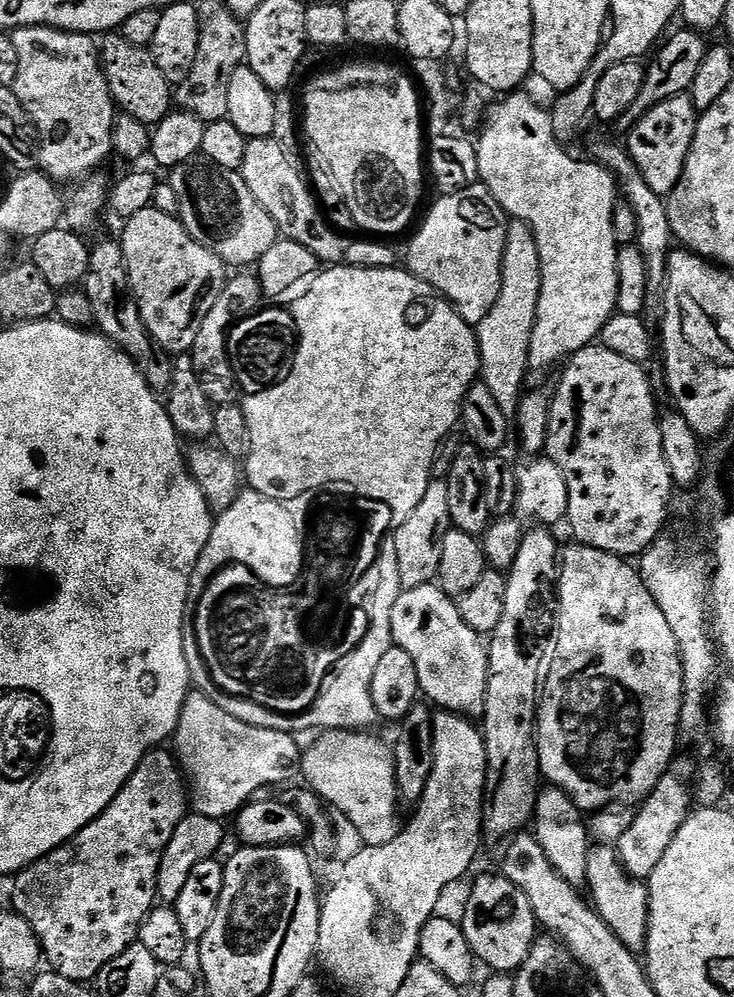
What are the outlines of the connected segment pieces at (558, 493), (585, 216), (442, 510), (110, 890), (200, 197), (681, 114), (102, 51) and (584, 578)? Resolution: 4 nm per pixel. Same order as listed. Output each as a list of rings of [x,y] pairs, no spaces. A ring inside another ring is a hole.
[[[528,458],[524,465],[519,465],[516,481],[518,482],[518,498],[516,499],[516,507],[514,515],[509,514],[503,518],[496,518],[489,523],[487,531],[482,536],[482,543],[484,546],[484,559],[493,568],[507,570],[511,568],[512,563],[516,560],[518,554],[518,546],[520,540],[525,534],[526,524],[520,520],[532,520],[528,522],[535,522],[540,526],[553,526],[565,519],[568,515],[568,495],[566,494],[566,478],[562,474],[562,470],[550,459],[547,458]]]
[[[505,95],[501,99],[504,100],[501,104],[496,104],[493,108],[491,105],[487,109],[486,123],[479,129],[479,131],[481,130],[480,140],[477,139],[475,141],[475,146],[478,154],[478,170],[480,171],[479,183],[490,190],[490,194],[502,205],[512,220],[523,220],[525,224],[531,226],[534,238],[538,242],[540,269],[542,270],[542,290],[538,294],[538,314],[534,322],[534,330],[530,334],[530,354],[528,355],[529,369],[536,373],[546,371],[551,364],[558,363],[557,365],[559,365],[561,362],[567,361],[578,350],[582,350],[588,347],[589,344],[599,341],[602,326],[606,326],[606,322],[610,322],[610,318],[617,313],[618,270],[616,267],[618,266],[618,237],[616,234],[615,214],[618,203],[618,180],[603,164],[593,162],[588,158],[586,160],[575,160],[568,153],[569,149],[561,144],[559,138],[554,134],[554,126],[552,125],[549,109],[547,107],[539,108],[530,97],[520,95]]]
[[[433,479],[426,486],[426,494],[422,494],[422,499],[419,500],[417,508],[411,512],[410,518],[395,525],[396,533],[391,537],[394,550],[398,550],[398,574],[402,578],[404,589],[433,583],[439,577],[442,542],[452,527],[447,479]]]
[[[167,747],[145,754],[122,790],[77,836],[17,872],[12,884],[11,907],[30,922],[40,940],[47,967],[71,980],[95,981],[96,975],[139,937],[146,914],[157,903],[159,864],[171,836],[190,812],[190,797],[179,763]]]
[[[203,158],[187,160],[185,164],[179,164],[171,169],[170,182],[174,186],[174,191],[178,193],[178,206],[180,211],[178,219],[184,225],[186,231],[202,246],[206,246],[218,258],[222,258],[229,266],[256,266],[259,265],[262,254],[270,250],[278,239],[278,229],[270,214],[262,210],[258,198],[250,194],[250,186],[242,178],[239,170],[234,168],[223,168],[217,164],[210,164]]]
[[[685,94],[666,98],[666,102],[658,102],[658,106],[651,108],[627,129],[626,149],[636,164],[637,173],[651,190],[663,198],[674,191],[678,182],[684,178],[684,167],[694,142],[697,119],[698,113],[691,95]]]
[[[108,34],[103,37],[99,49],[100,62],[104,66],[104,77],[117,109],[125,116],[138,118],[138,122],[155,126],[166,118],[174,108],[174,86],[158,70],[158,62],[154,62],[151,51],[136,46],[123,34]],[[104,40],[104,44],[103,44]]]
[[[569,544],[569,548],[563,549],[558,577],[559,587],[568,591],[568,636],[561,638],[560,656],[554,657],[553,660],[551,657],[547,661],[546,671],[542,676],[542,695],[539,697],[536,710],[536,749],[540,759],[541,777],[549,785],[566,792],[582,810],[604,810],[609,806],[616,806],[619,800],[643,801],[644,797],[654,790],[654,786],[658,786],[662,774],[668,770],[668,765],[677,755],[677,728],[683,706],[683,662],[680,660],[679,646],[674,633],[659,609],[658,602],[651,597],[650,590],[643,584],[639,571],[633,565],[631,568],[628,565],[631,563],[625,557],[615,556],[585,544]]]

